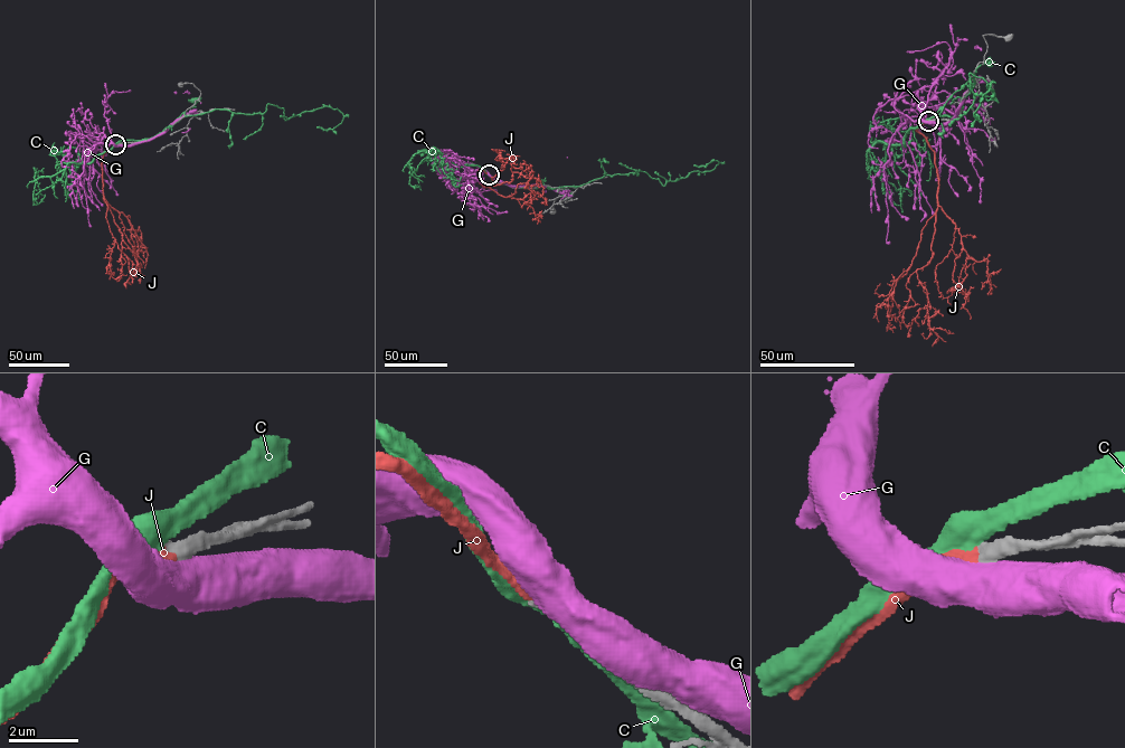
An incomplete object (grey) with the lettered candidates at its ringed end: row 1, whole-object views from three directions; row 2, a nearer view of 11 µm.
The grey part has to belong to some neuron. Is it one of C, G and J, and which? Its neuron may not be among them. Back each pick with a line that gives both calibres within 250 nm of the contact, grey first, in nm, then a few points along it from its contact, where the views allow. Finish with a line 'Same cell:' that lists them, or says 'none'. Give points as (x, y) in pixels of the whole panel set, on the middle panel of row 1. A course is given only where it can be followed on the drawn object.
J: calibres 360 and 320 nm; course (489, 174), (479, 171), (480, 182), (485, 187), (510, 182), (513, 172), (531, 178), (527, 185)
Same cell: J

